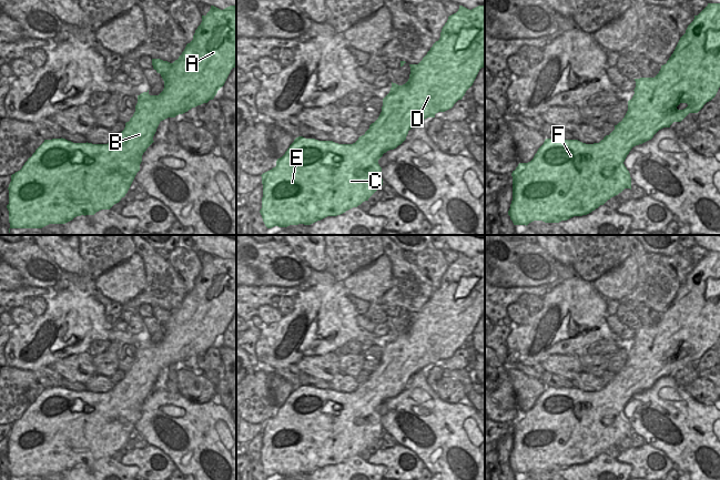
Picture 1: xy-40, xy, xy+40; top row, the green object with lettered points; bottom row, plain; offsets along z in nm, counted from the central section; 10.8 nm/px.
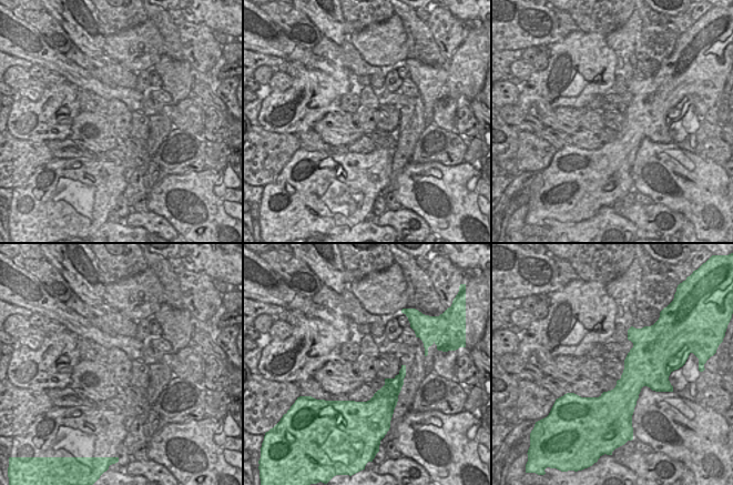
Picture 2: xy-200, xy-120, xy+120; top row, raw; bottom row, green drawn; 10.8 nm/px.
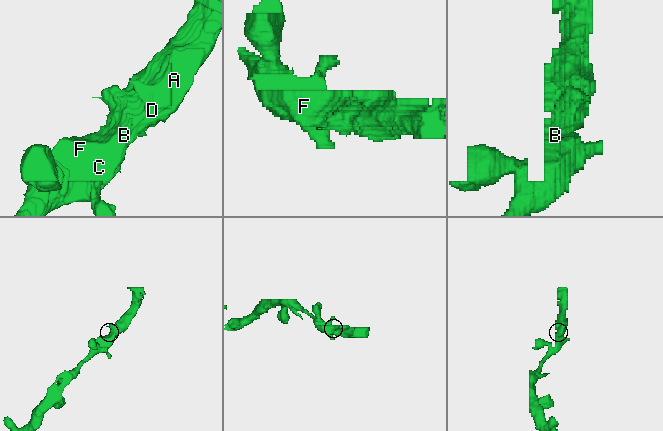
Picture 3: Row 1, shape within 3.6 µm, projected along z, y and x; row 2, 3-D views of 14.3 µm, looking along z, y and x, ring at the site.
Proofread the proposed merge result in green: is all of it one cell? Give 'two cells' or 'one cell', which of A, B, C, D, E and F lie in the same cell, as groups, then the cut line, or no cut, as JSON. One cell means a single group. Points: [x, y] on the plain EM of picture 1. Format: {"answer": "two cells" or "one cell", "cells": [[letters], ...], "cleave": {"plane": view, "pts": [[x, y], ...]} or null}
{"answer": "one cell", "cells": [["A", "B", "C", "D", "E", "F"]], "cleave": null}

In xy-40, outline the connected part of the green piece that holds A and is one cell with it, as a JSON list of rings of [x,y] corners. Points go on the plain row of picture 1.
[[[211,254],[210,259],[202,264],[202,270],[195,278],[193,288],[186,293],[184,299],[173,312],[163,309],[161,307],[152,307],[153,317],[161,323],[164,329],[164,337],[159,344],[150,344],[149,338],[138,344],[138,351],[135,354],[135,360],[129,370],[125,371],[124,378],[114,384],[113,388],[108,392],[92,392],[92,391],[73,391],[65,387],[52,387],[44,388],[44,390],[36,398],[31,406],[24,411],[22,417],[11,423],[11,430],[9,432],[9,452],[7,457],[9,459],[10,477],[42,477],[49,472],[65,472],[72,469],[77,464],[81,463],[94,463],[101,458],[110,458],[114,452],[119,451],[122,446],[128,441],[136,421],[140,419],[140,412],[142,410],[142,404],[146,397],[154,390],[153,385],[161,369],[168,366],[175,366],[179,362],[183,362],[203,351],[207,351],[213,348],[217,339],[224,334],[231,318],[236,316],[236,254],[230,254],[223,258]]]

